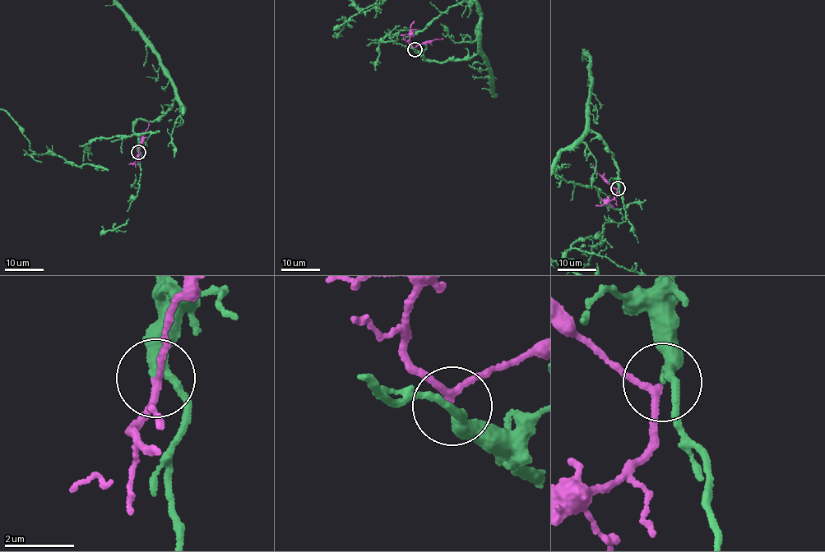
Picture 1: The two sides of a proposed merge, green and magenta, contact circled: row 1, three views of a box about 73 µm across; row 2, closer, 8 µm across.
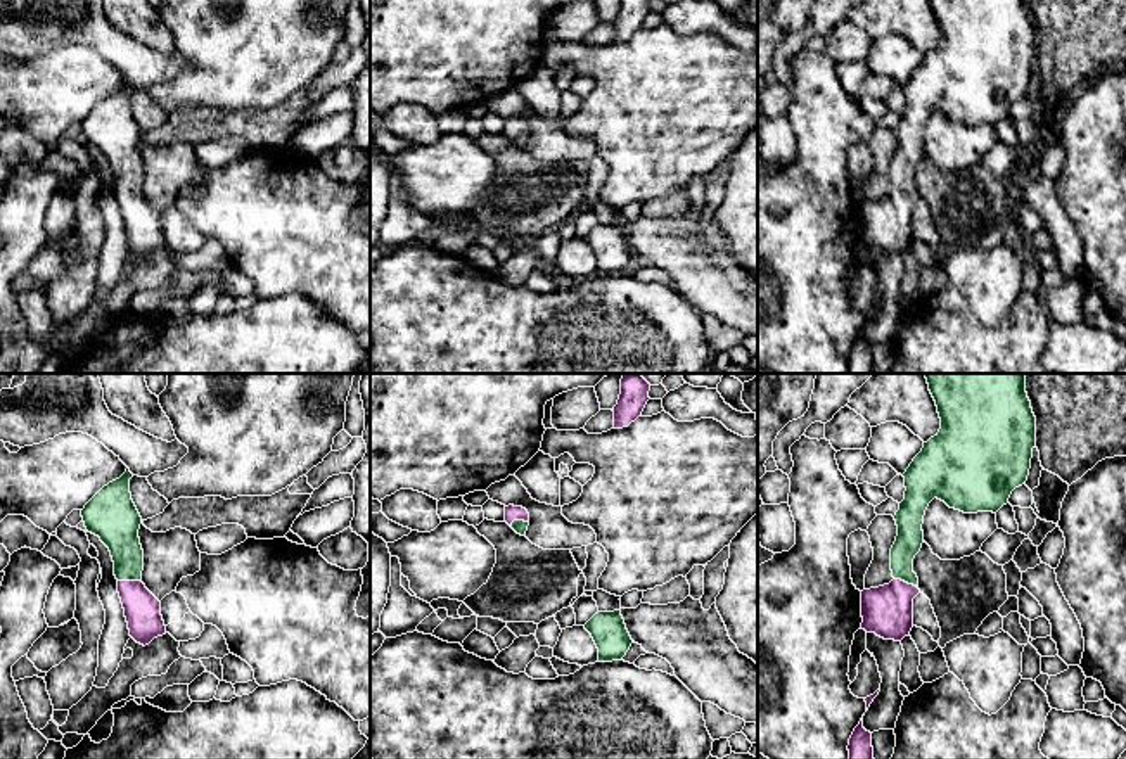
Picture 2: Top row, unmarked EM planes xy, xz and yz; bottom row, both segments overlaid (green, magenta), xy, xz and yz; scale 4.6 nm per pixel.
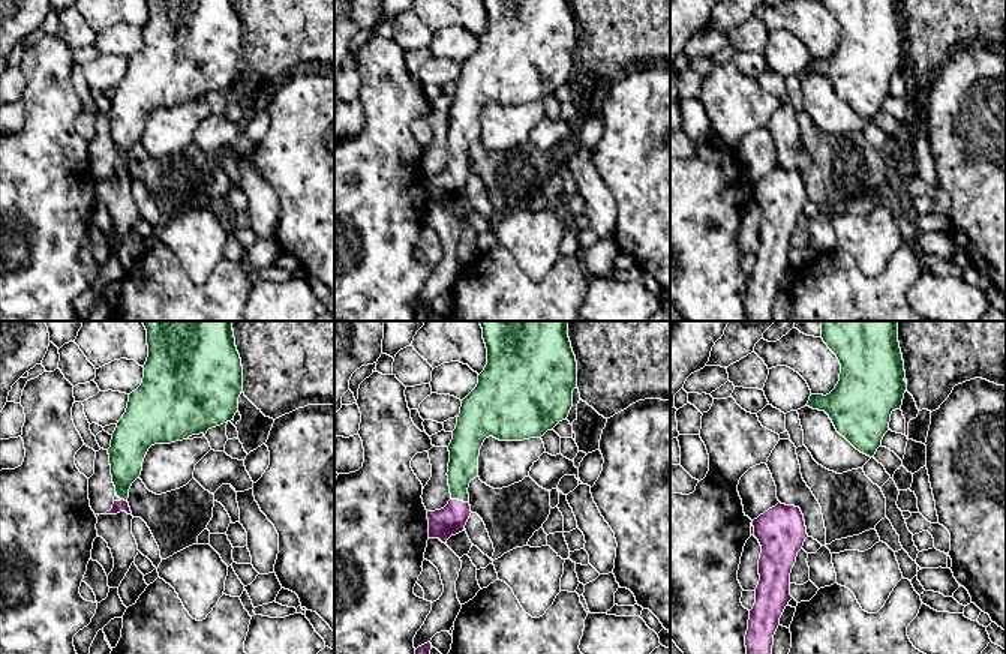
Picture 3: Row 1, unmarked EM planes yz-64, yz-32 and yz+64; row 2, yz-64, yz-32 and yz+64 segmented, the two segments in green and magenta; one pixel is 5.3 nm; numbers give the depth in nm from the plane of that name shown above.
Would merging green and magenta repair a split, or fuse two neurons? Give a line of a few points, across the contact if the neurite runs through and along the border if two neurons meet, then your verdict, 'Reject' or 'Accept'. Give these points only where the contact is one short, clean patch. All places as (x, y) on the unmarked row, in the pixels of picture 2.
Line: xy (118, 140), (128, 170), (128, 192), (142, 223). Accept

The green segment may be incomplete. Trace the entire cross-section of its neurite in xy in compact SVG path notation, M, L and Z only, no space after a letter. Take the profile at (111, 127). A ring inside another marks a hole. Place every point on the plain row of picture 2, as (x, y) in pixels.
M126 85L104 99L81 123L88 145L109 161L118 192L118 206L125 221L130 249L149 258L166 247L161 214L142 195L144 163L138 150L142 130L131 112Z

